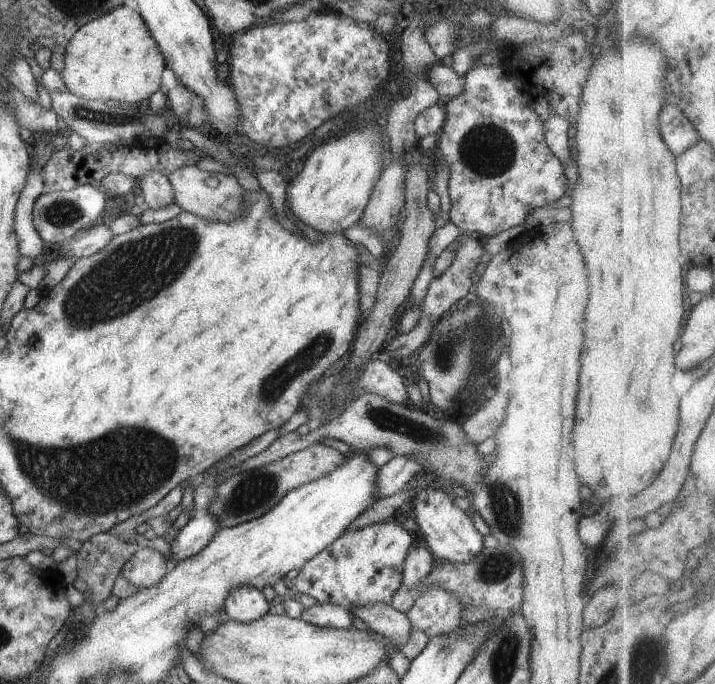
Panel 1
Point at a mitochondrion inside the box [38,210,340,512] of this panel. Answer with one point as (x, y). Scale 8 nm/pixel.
(132, 273)

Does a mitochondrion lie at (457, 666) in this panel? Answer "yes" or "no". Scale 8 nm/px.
no

